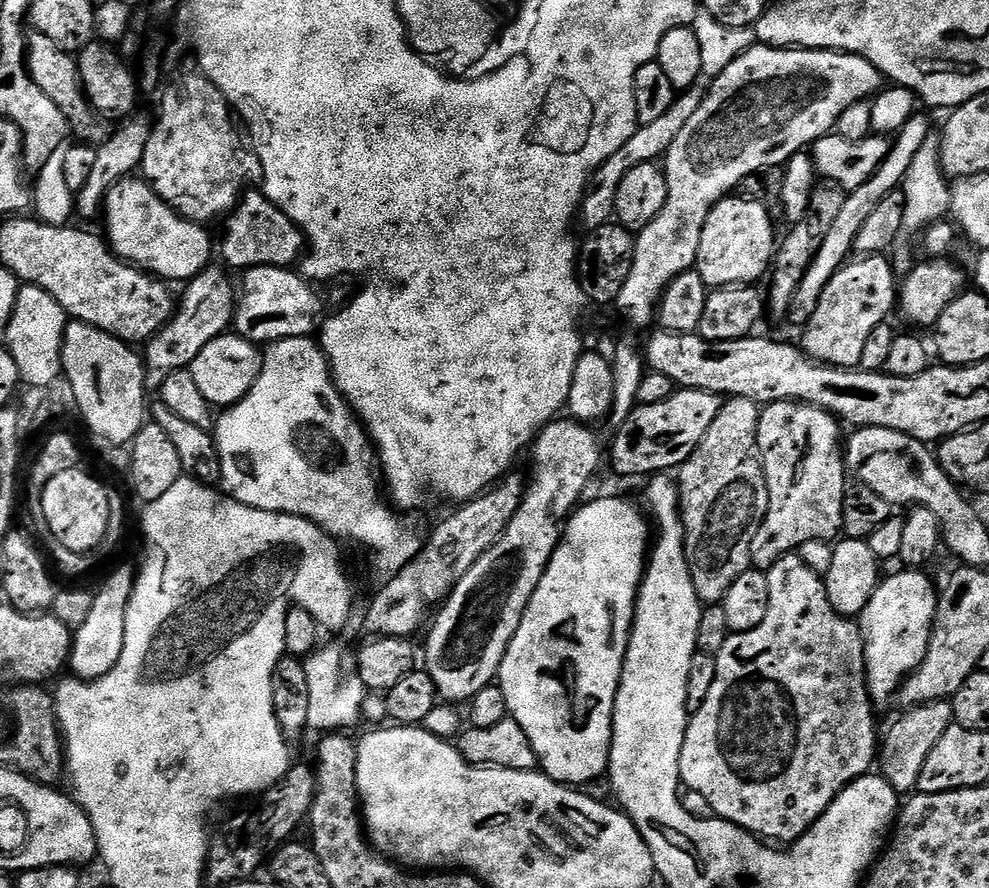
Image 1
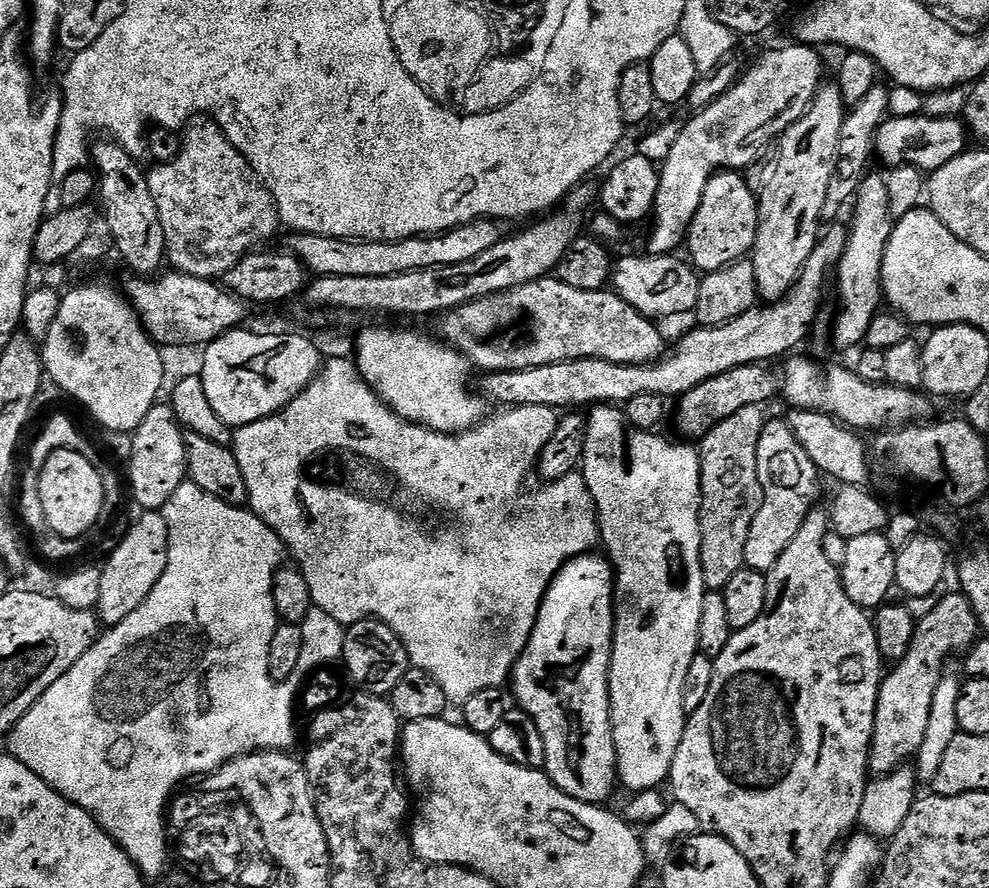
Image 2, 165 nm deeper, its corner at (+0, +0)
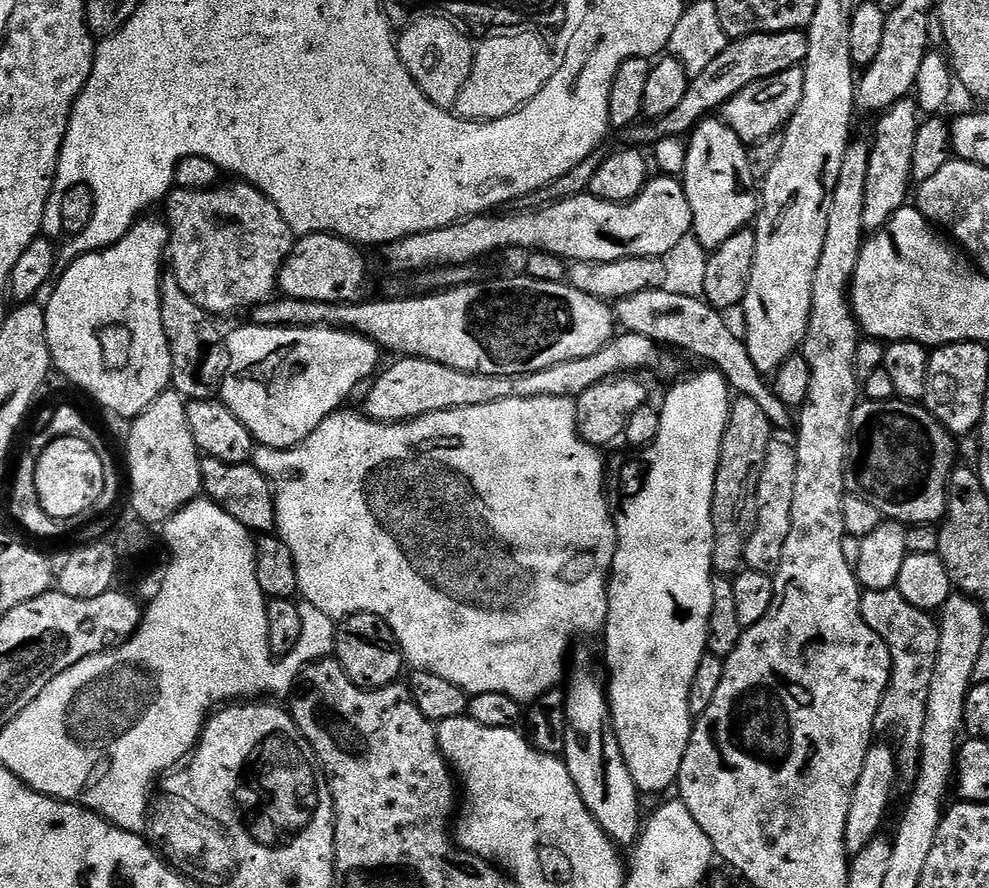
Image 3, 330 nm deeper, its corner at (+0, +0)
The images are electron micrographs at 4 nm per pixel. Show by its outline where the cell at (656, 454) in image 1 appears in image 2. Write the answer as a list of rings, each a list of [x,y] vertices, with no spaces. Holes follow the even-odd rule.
[[[764,364],[738,366],[726,374],[718,374],[702,382],[685,396],[679,397],[680,409],[674,412],[676,428],[681,432],[679,435],[685,441],[700,442],[706,434],[710,434],[710,430],[714,430],[714,426],[718,426],[718,422],[726,422],[726,418],[738,414],[738,410],[746,410],[746,406],[768,406],[782,392],[781,377],[777,373],[775,376],[768,368],[771,367]]]

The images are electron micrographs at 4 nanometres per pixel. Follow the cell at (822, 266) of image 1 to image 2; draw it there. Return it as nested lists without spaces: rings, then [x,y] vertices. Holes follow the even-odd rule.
[[[833,223],[817,240],[810,258],[806,260],[806,266],[800,271],[800,276],[792,289],[784,295],[784,299],[746,310],[746,314],[722,326],[696,326],[693,332],[688,332],[681,338],[680,345],[673,352],[671,349],[654,364],[615,364],[582,358],[550,366],[534,366],[530,370],[489,372],[483,377],[483,395],[489,401],[497,400],[504,404],[500,406],[508,408],[546,406],[557,410],[584,410],[589,406],[623,406],[630,398],[638,398],[638,394],[679,398],[702,382],[718,374],[726,374],[738,366],[764,364],[776,359],[779,361],[799,349],[796,347],[811,334],[812,327],[820,316],[824,283],[827,280],[829,283],[848,245],[849,229],[845,225],[843,228],[841,224]]]

